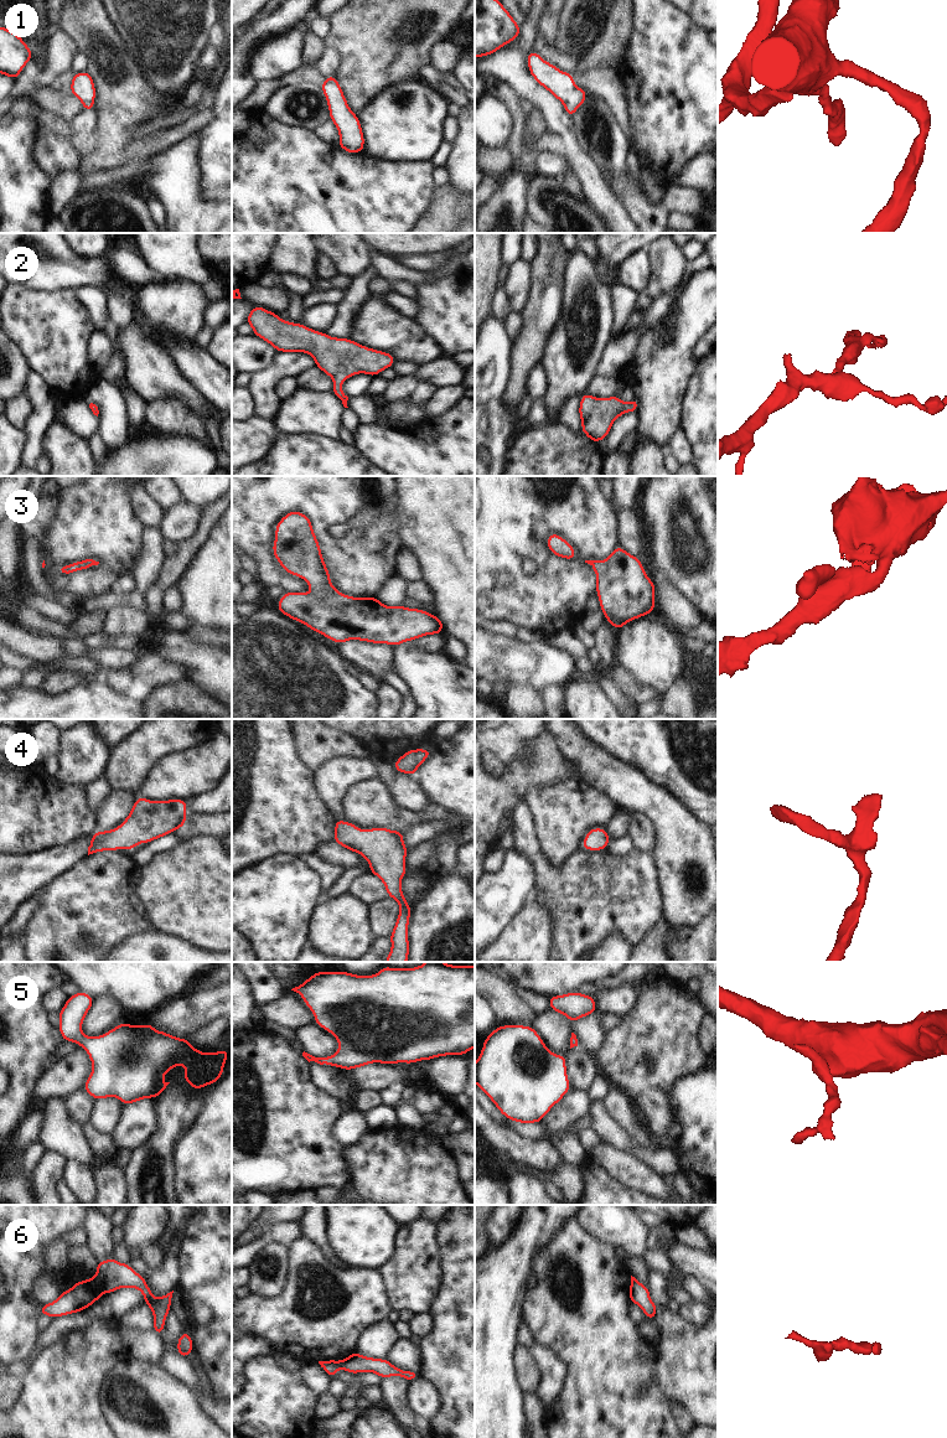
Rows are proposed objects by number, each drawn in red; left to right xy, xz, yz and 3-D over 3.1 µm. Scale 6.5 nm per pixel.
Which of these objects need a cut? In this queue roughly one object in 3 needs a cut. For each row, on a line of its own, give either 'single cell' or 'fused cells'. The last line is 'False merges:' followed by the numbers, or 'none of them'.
1: single cell
2: single cell
3: single cell
4: single cell
5: single cell
6: fused cells
False merges: 6

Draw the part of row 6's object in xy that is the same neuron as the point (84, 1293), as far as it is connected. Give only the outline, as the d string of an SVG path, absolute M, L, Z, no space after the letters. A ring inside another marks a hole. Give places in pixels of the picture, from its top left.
M93 1278L76 1282L68 1290L62 1290L52 1303L41 1305L40 1314L51 1318L79 1313L94 1304L104 1293Z

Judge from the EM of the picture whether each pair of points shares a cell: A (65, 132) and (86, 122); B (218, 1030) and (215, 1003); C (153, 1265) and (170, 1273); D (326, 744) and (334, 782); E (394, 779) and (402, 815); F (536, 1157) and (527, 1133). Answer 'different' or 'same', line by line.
A: different
B: different
C: different
D: different
E: different
F: different

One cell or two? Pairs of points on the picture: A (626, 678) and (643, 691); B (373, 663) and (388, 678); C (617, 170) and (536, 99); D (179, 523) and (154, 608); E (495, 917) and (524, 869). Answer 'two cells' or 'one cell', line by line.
A: one cell
B: two cells
C: two cells
D: two cells
E: one cell

